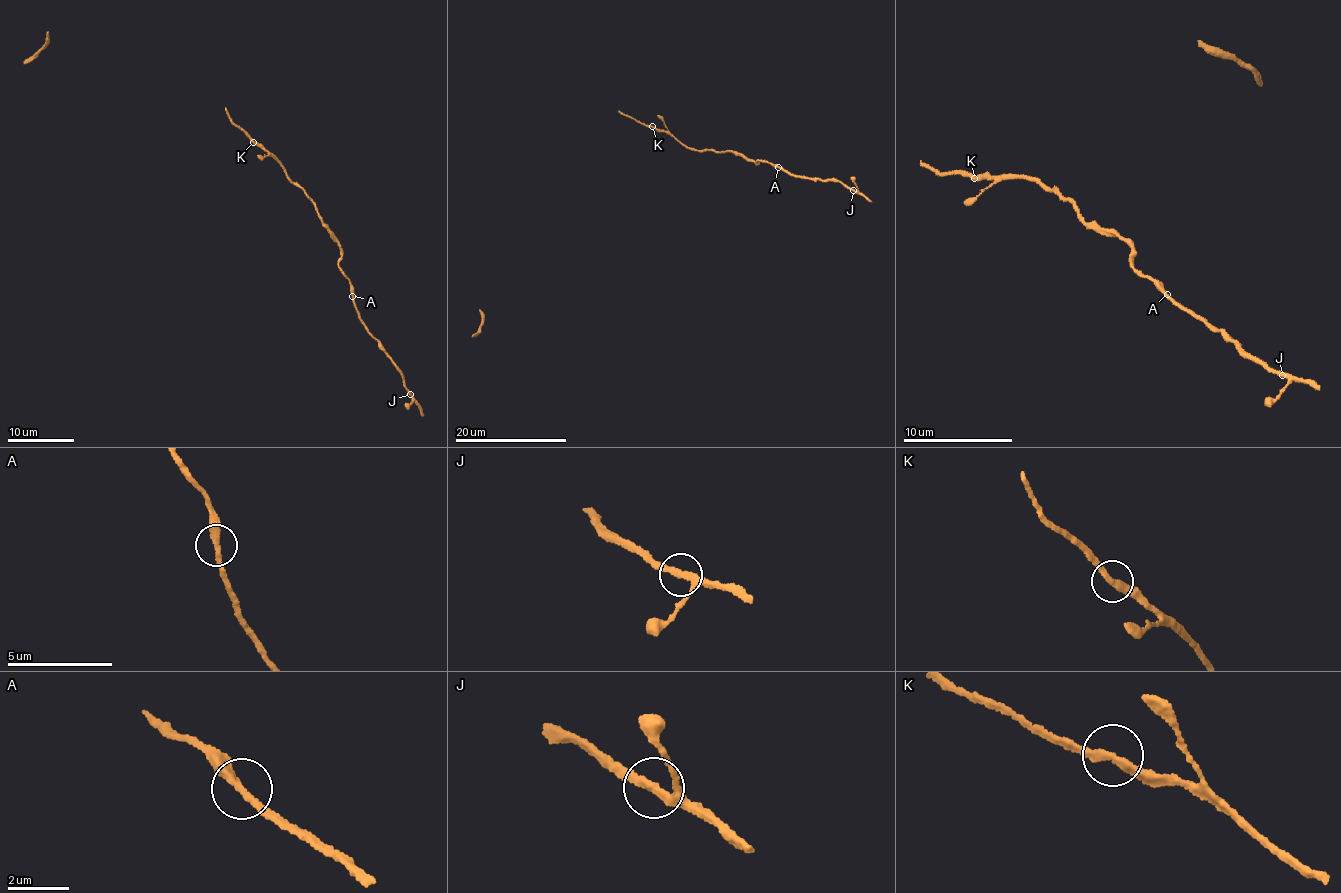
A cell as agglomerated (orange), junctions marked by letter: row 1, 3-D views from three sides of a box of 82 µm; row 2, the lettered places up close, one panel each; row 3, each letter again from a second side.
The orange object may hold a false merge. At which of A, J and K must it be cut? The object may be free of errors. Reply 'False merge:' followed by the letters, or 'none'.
False merge: none

